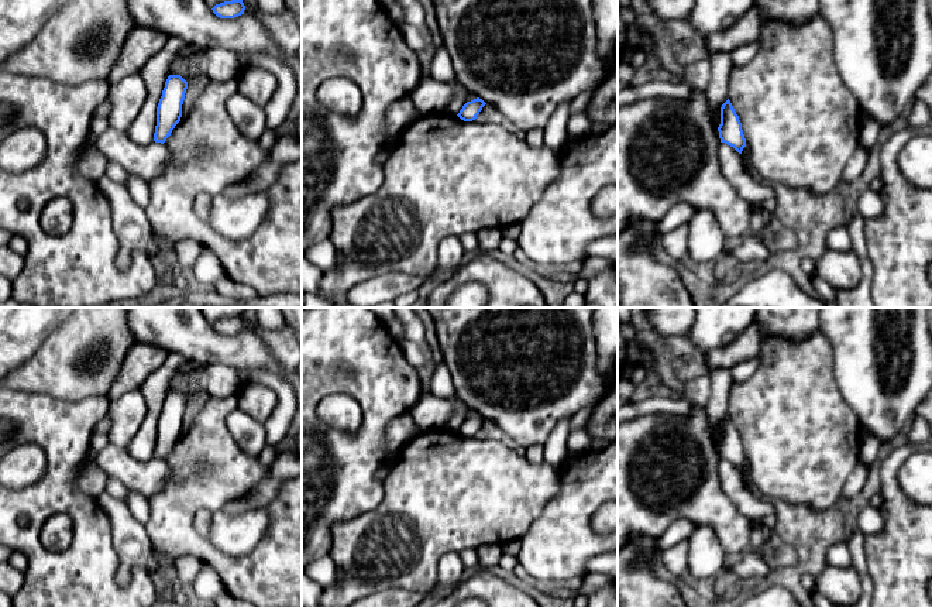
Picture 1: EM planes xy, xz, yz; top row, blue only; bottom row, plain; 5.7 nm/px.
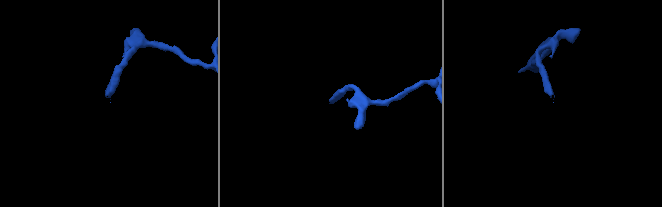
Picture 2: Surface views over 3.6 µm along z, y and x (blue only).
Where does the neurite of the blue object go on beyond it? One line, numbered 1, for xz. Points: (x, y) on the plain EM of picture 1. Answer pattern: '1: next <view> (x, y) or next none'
1: next none

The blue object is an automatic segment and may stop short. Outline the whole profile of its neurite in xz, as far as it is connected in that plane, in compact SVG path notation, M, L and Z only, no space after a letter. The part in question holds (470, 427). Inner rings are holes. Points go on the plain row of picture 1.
M477 414L471 418L467 418L457 432L464 438L472 438L477 435L485 421L486 419L482 415Z

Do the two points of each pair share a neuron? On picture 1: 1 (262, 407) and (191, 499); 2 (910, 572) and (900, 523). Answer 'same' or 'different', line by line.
1: different
2: same

